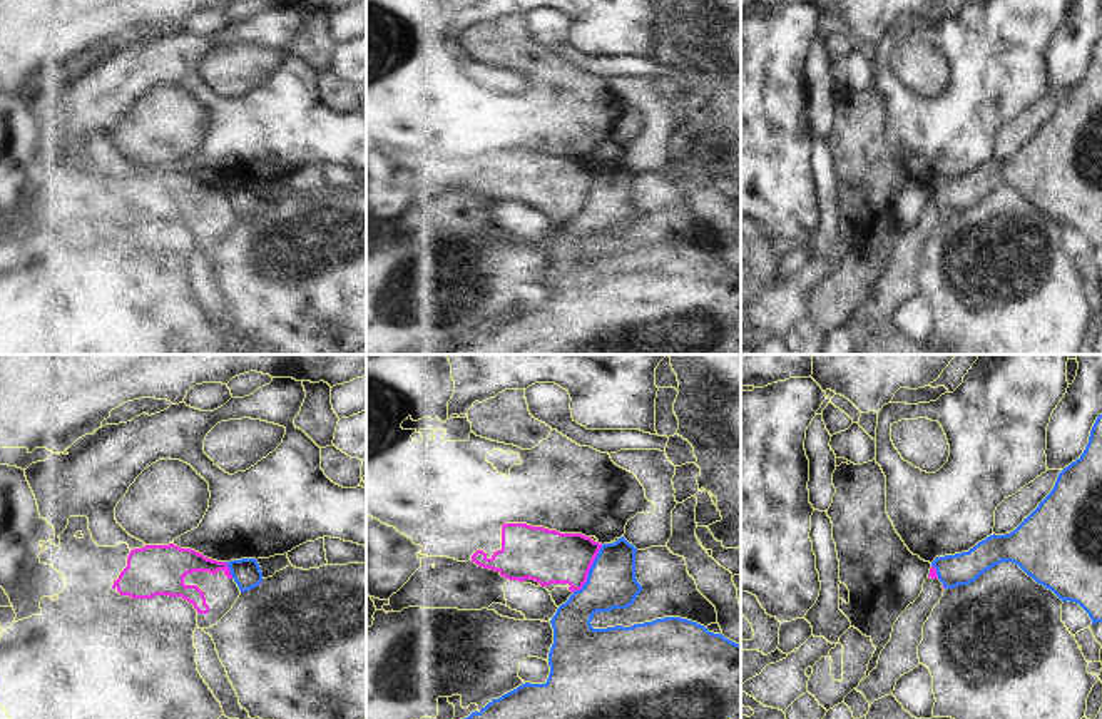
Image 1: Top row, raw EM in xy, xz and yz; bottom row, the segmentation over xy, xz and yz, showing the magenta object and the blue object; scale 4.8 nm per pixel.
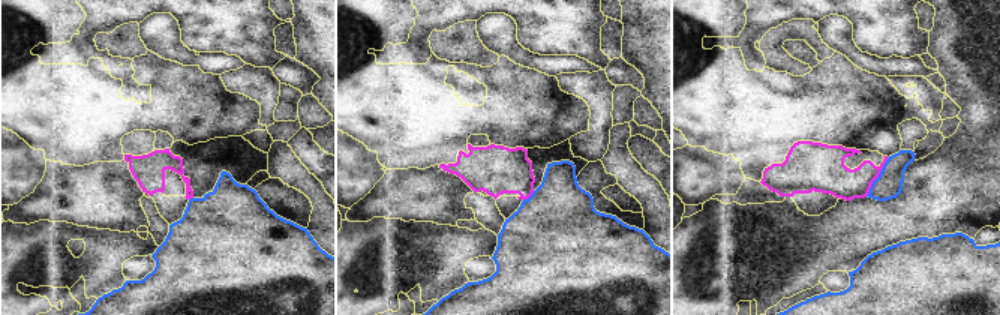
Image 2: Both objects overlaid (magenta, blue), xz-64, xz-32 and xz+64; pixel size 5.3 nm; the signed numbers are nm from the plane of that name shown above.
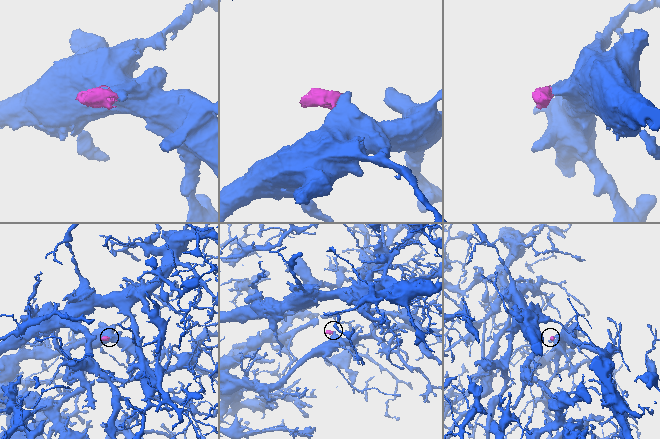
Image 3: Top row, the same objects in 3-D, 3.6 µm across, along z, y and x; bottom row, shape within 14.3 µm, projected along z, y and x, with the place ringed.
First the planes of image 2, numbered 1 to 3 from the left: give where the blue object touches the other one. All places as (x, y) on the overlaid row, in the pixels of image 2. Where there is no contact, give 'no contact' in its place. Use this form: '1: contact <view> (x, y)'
1: contact xz-64 (191, 197)
2: contact xz-32 (528, 197)
3: contact xz+64 (877, 176)

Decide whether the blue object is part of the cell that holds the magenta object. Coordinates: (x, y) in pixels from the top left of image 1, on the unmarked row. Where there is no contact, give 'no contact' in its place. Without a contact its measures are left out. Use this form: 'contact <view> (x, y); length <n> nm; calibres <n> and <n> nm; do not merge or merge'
contact xz (589, 194); length 280 nm; calibres 260 and 240 nm; do not merge

